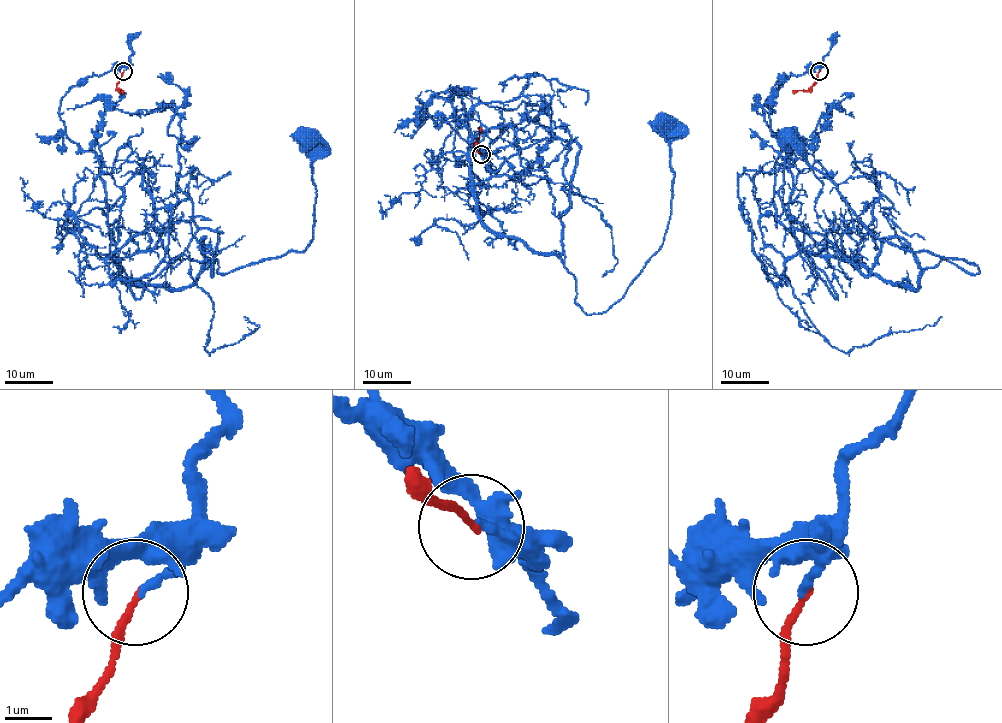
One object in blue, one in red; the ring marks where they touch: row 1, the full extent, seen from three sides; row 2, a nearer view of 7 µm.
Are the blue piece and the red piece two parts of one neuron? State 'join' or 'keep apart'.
keep apart

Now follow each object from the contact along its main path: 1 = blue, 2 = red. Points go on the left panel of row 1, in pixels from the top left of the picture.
1: (123, 71), (59, 107), (98, 160), (123, 280), (185, 288), (216, 260), (303, 251), (306, 138)
2: (123, 71), (116, 86), (123, 92)

